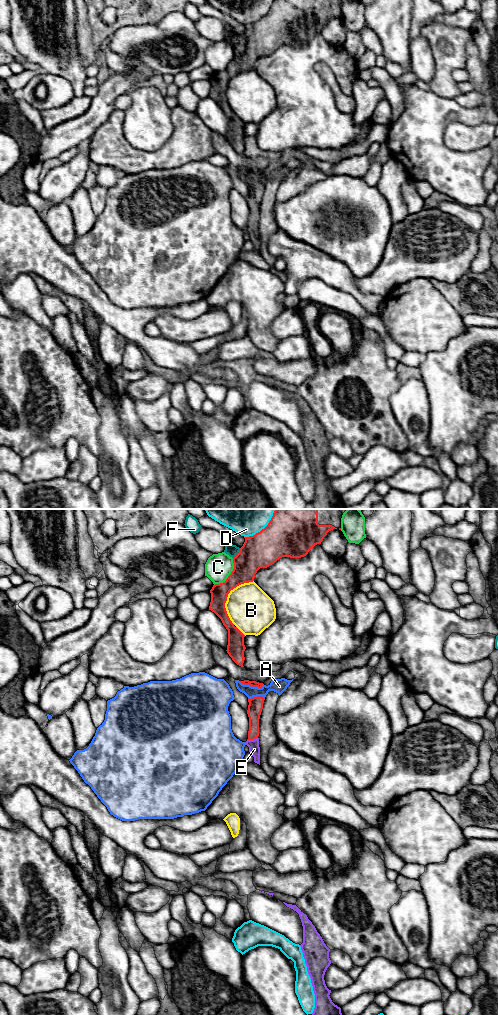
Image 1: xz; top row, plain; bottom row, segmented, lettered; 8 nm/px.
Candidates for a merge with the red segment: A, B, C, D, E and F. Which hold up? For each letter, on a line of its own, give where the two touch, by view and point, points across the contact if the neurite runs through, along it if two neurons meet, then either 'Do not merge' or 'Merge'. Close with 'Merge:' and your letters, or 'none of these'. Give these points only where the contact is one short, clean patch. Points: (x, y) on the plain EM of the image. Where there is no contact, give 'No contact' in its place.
A: Touches red at xz (251, 173). Boundary: xz (239, 169), (252, 174), (261, 175), (263, 173). Do not merge
B: Touches red at xz (227, 84). Do not merge
C: Touches red at xz (229, 63). Do not merge
D: Touches red at xz (262, 17). Do not merge
E: Touches red at xz (252, 227). Path across: xz (255, 196), (252, 227), (254, 237). Merge
F: Touches red at xz (238, 41). Do not merge
Merge: E

